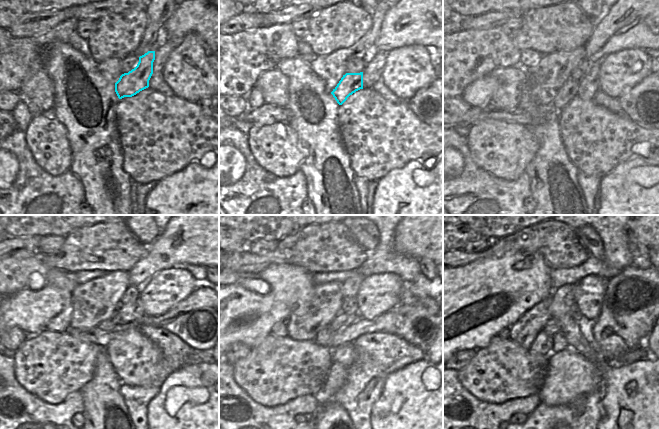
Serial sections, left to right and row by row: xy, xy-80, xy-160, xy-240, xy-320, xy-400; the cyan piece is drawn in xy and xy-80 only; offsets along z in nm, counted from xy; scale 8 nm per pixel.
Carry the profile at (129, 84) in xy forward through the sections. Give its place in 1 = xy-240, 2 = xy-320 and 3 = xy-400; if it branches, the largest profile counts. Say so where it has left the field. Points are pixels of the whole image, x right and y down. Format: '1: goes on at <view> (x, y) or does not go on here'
1: goes on at xy-240 (110, 324)
2: goes on at xy-320 (324, 336)
3: goes on at xy-400 (543, 344)

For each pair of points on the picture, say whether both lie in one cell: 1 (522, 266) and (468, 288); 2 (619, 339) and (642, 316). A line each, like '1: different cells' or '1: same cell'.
1: same cell
2: same cell

